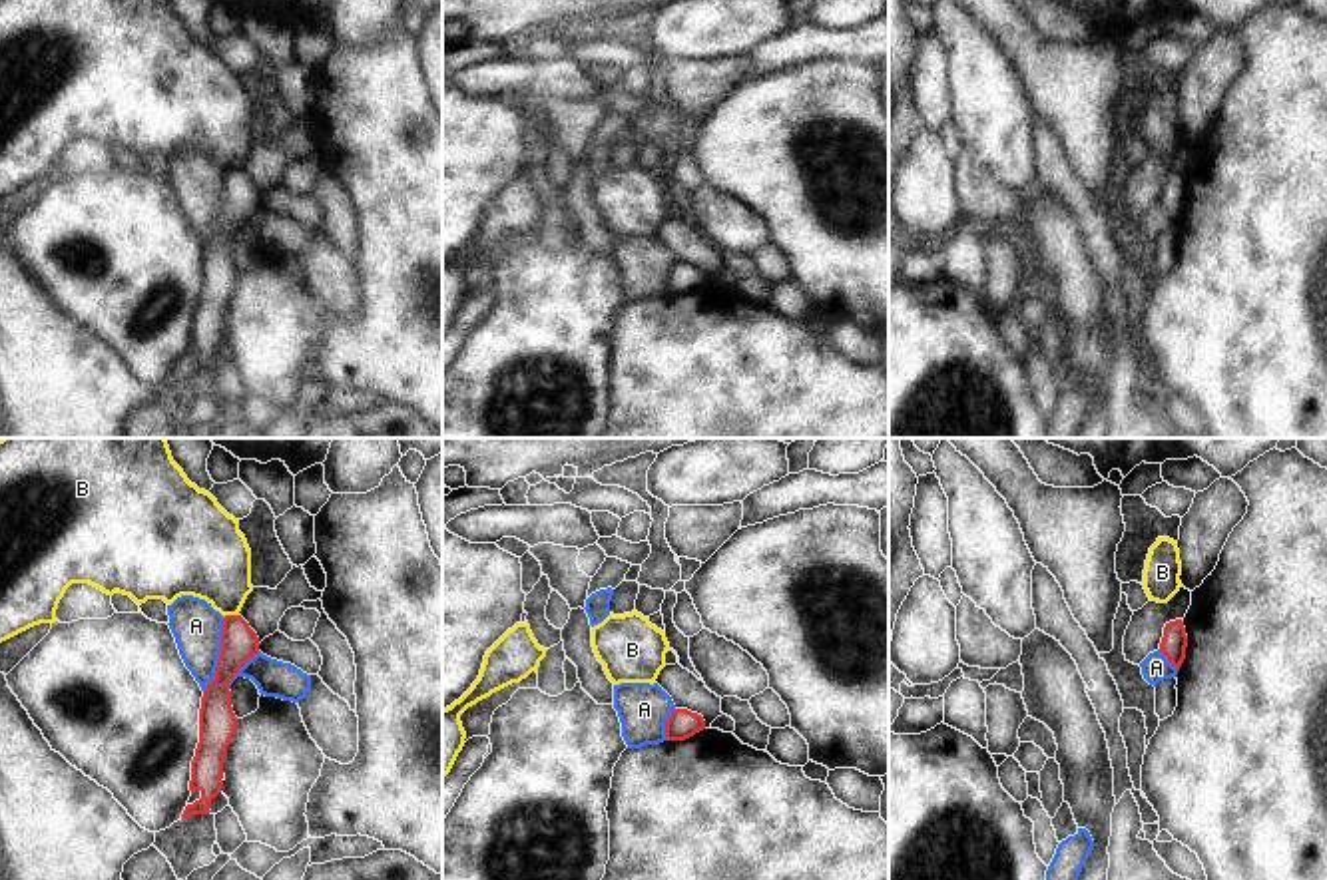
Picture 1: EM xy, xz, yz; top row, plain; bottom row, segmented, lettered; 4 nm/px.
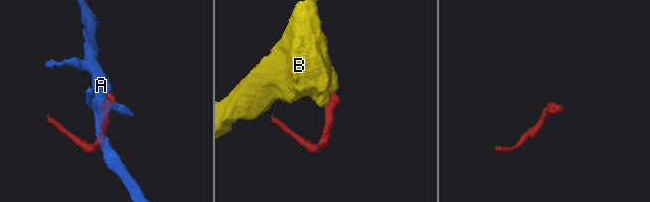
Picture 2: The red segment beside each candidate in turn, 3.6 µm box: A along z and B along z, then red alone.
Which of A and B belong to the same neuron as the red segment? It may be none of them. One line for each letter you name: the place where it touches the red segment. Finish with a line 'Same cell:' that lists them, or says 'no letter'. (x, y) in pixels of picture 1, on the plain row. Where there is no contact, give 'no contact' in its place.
Same cell: no letter

